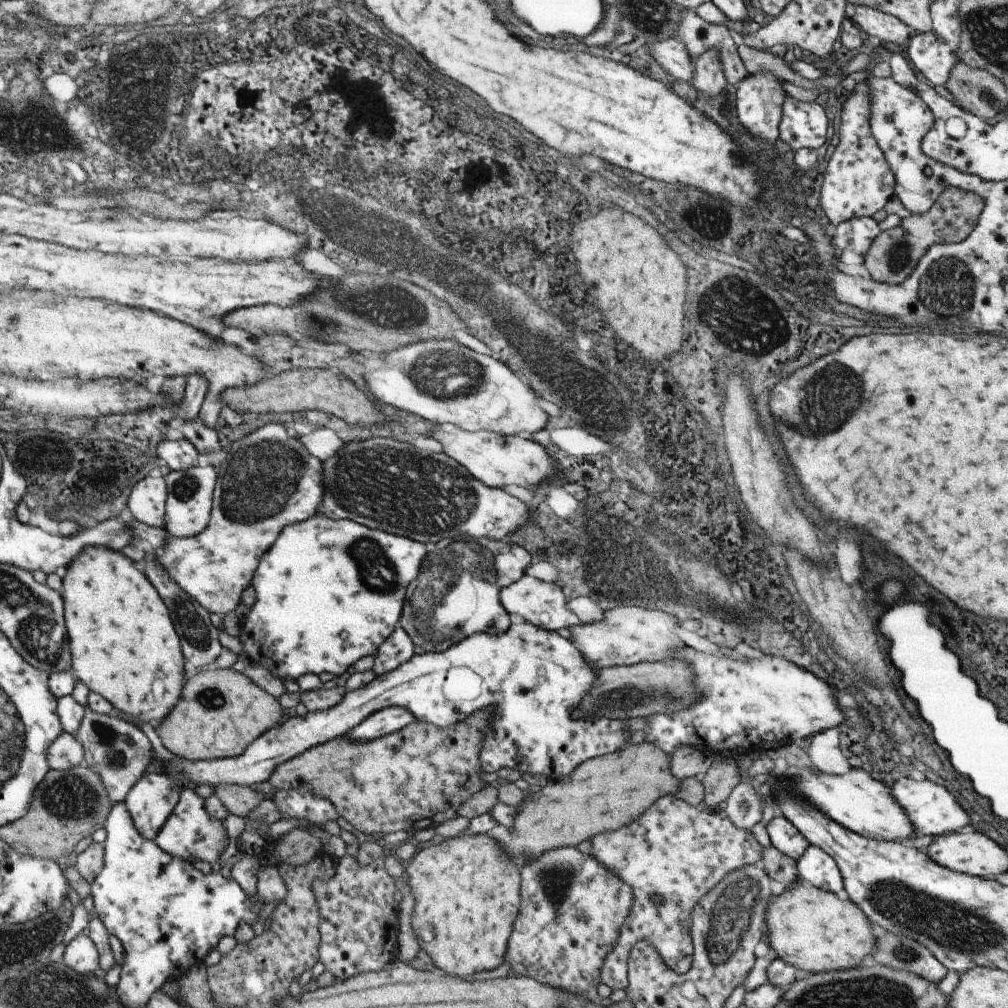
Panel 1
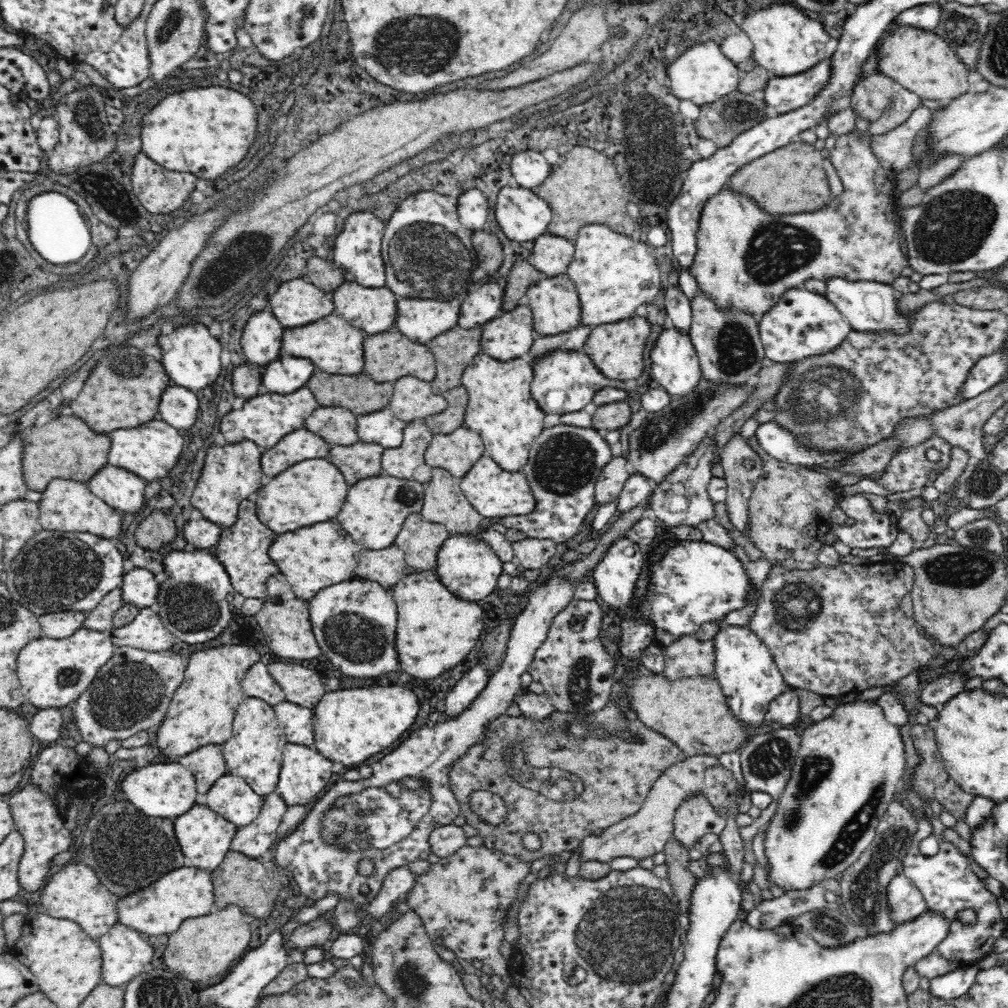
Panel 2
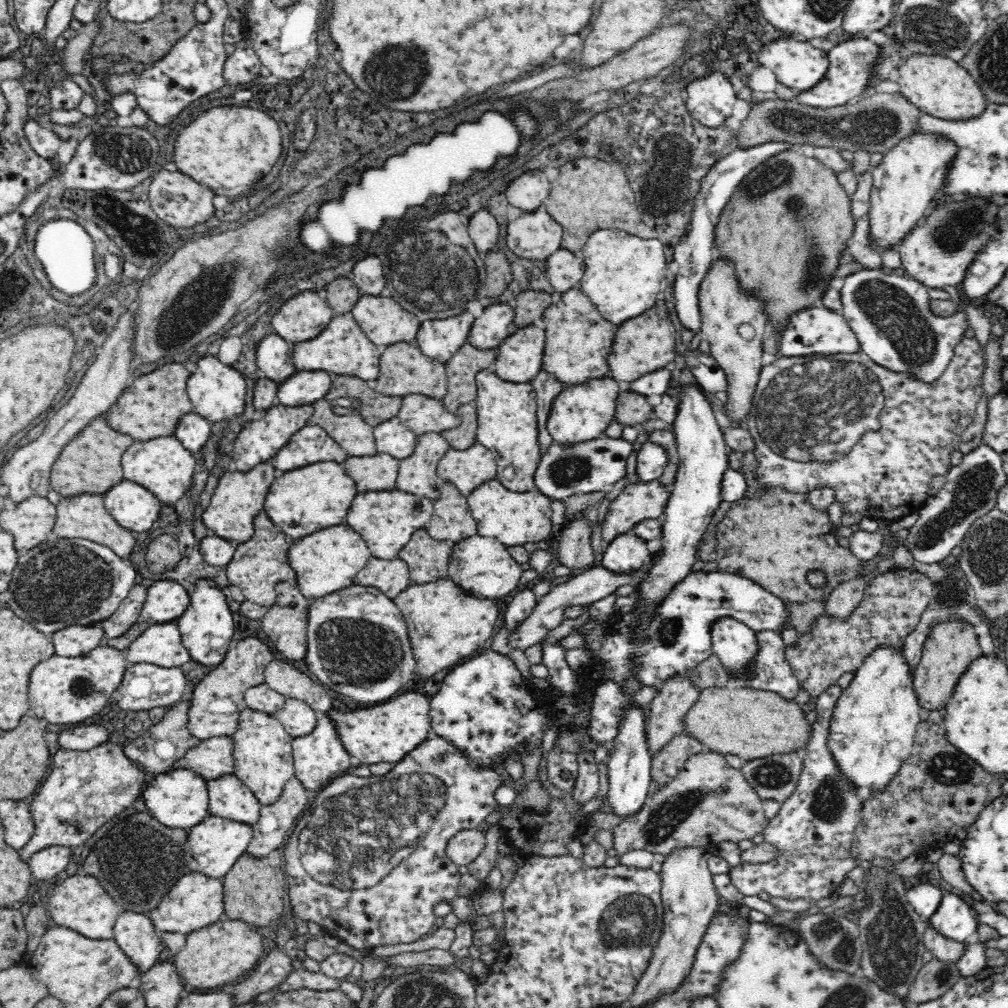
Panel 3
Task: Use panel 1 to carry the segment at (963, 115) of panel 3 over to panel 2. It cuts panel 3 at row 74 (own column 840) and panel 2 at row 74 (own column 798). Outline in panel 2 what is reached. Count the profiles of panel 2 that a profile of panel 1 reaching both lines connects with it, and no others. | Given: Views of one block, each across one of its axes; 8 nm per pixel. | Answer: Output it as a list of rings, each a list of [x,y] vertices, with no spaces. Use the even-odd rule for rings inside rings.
[[[891,23],[888,36],[881,37],[879,49],[879,71],[893,79],[905,90],[914,92],[920,99],[940,100],[942,102],[958,99],[970,91],[968,84],[969,70],[946,41],[930,30],[913,26],[901,26]]]

